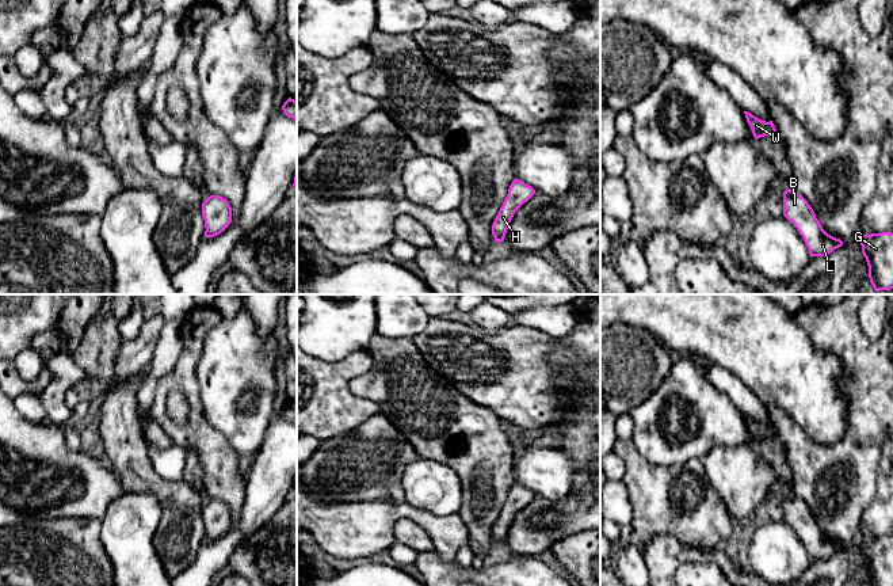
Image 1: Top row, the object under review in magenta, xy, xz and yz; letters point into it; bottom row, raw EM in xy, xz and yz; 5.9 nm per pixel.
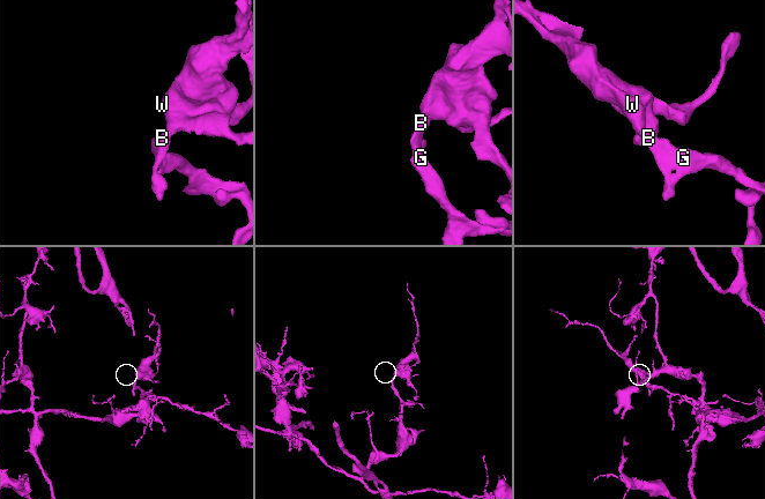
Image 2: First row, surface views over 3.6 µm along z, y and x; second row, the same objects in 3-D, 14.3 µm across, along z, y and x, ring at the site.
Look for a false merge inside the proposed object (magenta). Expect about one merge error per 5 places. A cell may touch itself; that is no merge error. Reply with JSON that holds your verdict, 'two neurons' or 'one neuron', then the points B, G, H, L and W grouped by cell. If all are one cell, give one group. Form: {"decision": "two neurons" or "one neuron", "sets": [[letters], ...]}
{"decision": "one neuron", "sets": [["B", "G", "H", "L", "W"]]}

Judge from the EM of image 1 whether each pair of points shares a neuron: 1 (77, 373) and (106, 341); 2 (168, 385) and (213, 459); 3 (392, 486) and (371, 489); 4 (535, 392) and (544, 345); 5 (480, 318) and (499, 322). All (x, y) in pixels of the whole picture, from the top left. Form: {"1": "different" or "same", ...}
{"1": "different", "2": "same", "3": "same", "4": "same", "5": "same"}

